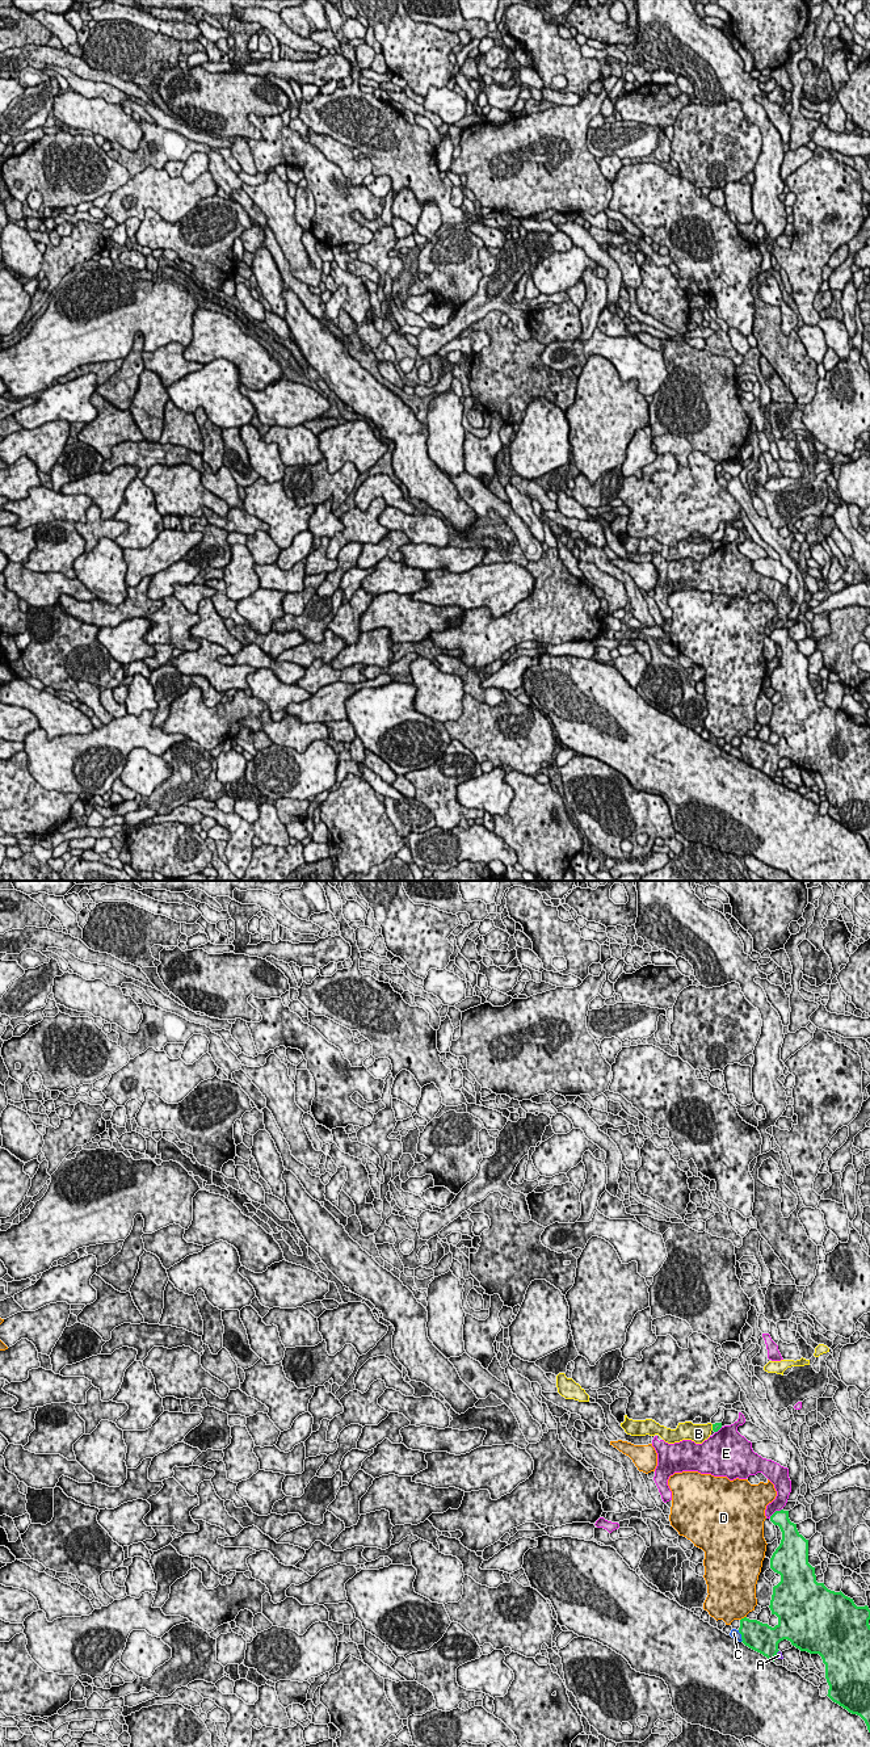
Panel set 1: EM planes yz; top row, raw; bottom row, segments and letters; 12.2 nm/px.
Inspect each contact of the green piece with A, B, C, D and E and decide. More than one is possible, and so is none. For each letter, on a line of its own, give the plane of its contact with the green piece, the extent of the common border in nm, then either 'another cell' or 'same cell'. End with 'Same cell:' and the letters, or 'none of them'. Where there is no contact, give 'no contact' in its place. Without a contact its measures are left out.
A: meets green in yz; contact 120 nm long; another cell
B: meets green in yz; contact 80 nm long; another cell
C: meets green in yz; contact 150 nm long; another cell
D: meets green in yz; contact 100 nm long; another cell
E: meets green in yz; contact 200 nm long; another cell
Same cell: none of them

